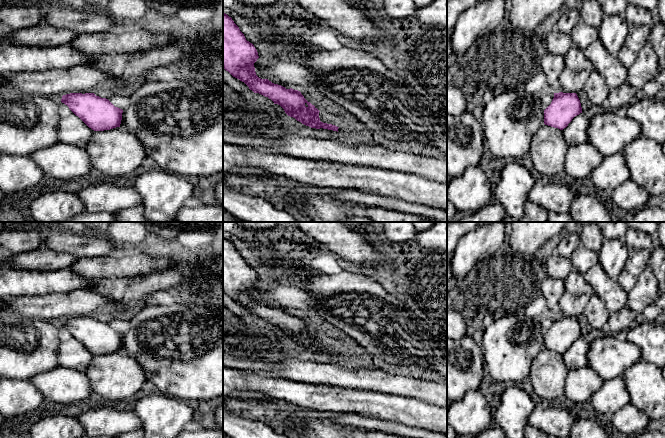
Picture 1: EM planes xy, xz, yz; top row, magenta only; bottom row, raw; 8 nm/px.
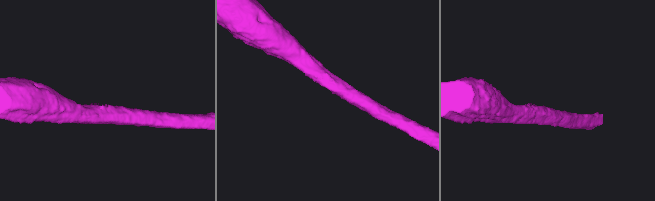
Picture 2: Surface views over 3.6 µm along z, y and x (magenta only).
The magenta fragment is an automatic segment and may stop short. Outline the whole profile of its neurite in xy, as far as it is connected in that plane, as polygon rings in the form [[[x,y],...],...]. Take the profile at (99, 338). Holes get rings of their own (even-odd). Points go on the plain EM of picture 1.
[[[70,317],[63,319],[61,326],[94,355],[120,351],[123,334],[106,322],[94,317]]]

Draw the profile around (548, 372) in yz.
[[[544,348],[532,361],[529,378],[535,393],[550,401],[563,397],[568,372],[563,355]]]

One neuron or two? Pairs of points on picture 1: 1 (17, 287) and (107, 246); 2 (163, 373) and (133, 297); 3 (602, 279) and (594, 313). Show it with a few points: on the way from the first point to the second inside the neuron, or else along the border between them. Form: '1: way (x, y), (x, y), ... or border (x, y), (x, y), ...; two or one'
1: way (39, 284), (52, 276), (71, 275), (85, 261); one
2: border (142, 303), (125, 316); two
3: way (601, 287), (601, 305); one

